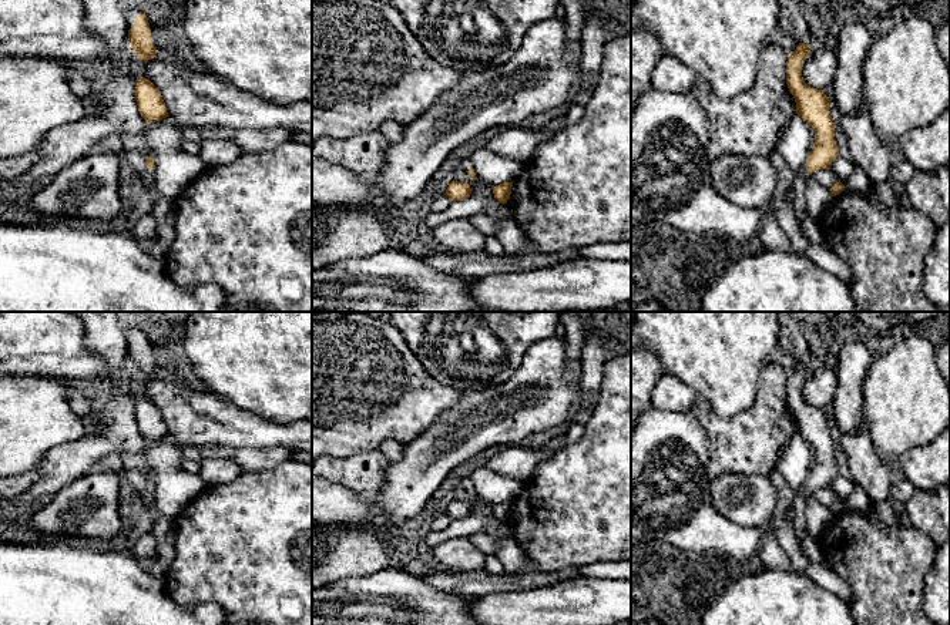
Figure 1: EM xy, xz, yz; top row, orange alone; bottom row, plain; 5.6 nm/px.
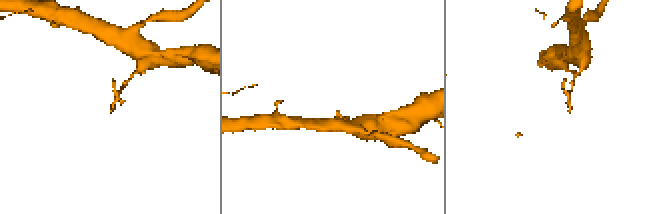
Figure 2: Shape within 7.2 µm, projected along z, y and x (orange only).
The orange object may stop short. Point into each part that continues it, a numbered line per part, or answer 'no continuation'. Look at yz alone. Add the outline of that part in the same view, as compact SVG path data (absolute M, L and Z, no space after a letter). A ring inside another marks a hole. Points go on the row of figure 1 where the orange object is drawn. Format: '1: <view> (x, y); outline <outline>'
1: yz (798, 202); outline M802 168L792 182L792 199L788 202L795 212L798 219L810 216L806 206L806 182L809 179L809 172Z

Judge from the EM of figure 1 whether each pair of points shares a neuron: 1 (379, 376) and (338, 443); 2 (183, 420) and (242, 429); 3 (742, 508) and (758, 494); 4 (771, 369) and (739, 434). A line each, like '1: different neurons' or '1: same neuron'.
1: same neuron
2: same neuron
3: same neuron
4: same neuron

